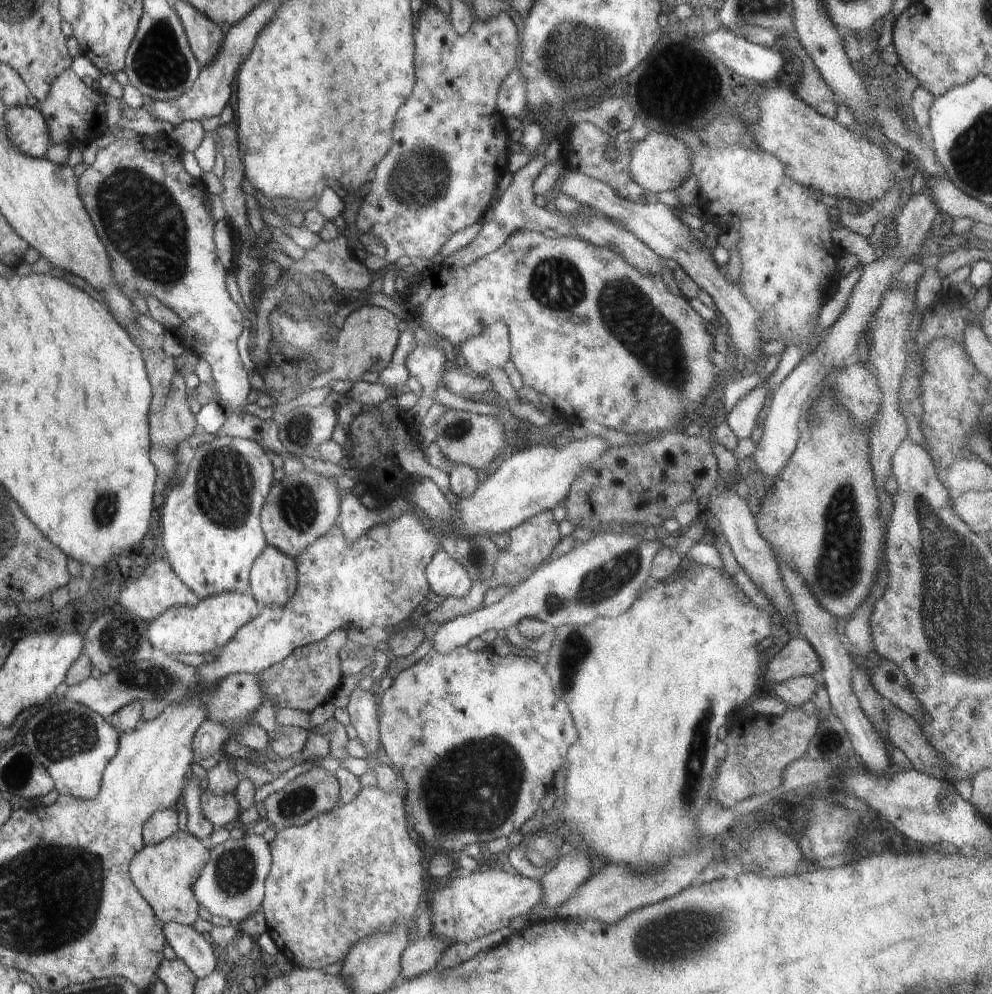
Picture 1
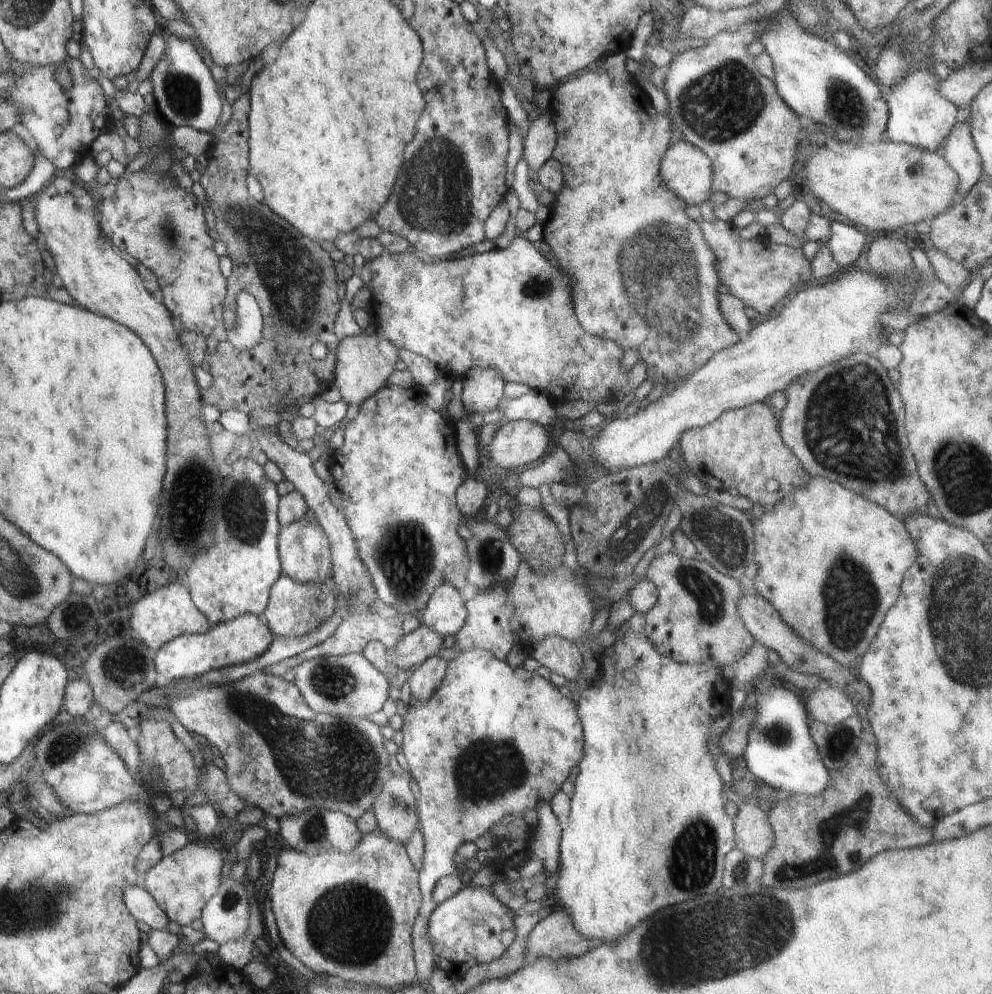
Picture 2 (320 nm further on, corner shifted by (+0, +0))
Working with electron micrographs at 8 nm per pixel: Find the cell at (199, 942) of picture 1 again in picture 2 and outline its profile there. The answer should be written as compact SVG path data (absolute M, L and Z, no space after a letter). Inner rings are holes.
M136 883L128 885L123 892L123 899L127 909L135 915L138 922L144 922L151 929L166 930L170 920L145 887Z

